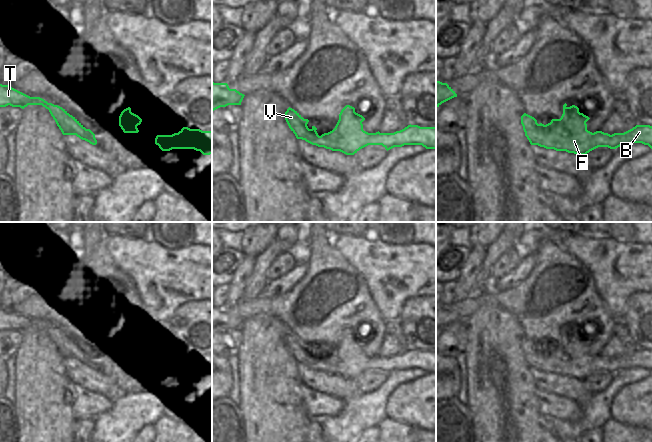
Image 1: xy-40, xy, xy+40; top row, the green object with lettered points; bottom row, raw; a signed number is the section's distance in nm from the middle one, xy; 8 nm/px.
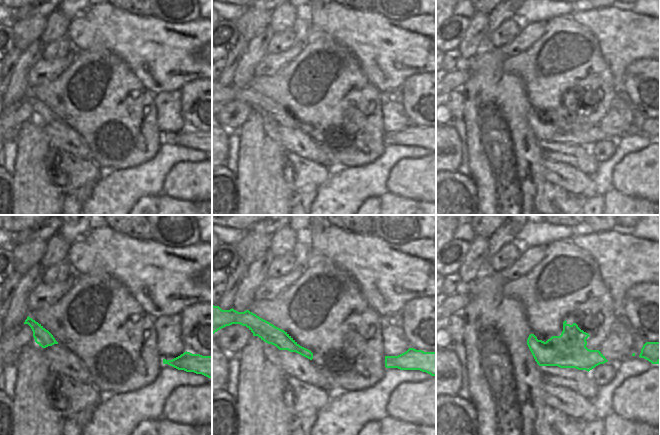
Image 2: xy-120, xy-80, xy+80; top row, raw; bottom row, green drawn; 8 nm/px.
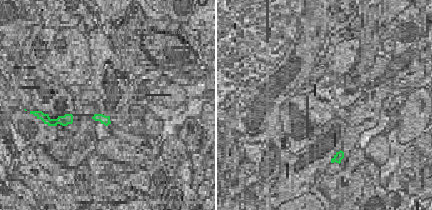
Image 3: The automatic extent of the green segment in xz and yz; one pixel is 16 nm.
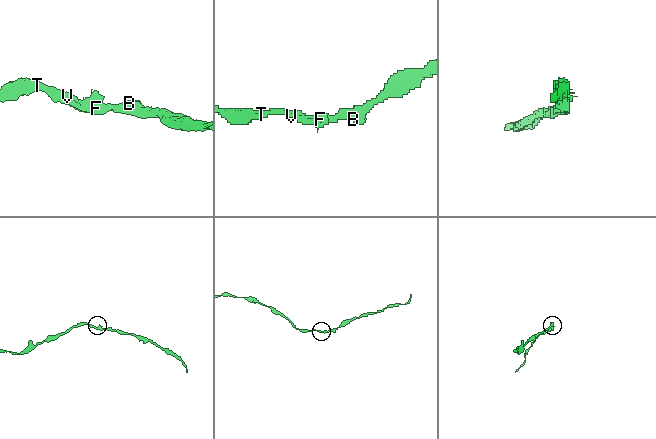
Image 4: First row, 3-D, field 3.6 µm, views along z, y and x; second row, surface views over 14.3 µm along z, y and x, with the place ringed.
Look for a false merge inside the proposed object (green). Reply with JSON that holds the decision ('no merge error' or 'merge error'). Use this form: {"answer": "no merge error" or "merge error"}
{"answer": "no merge error"}

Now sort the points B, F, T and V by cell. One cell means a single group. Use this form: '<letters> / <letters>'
B F T V

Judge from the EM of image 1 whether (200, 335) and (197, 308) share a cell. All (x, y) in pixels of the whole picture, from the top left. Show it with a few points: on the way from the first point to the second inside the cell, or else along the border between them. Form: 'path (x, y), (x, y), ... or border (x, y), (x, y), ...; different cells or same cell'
path (200, 328), (197, 315); same cell

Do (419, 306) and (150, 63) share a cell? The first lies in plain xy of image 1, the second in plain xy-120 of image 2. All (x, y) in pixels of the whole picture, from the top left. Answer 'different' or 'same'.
different

